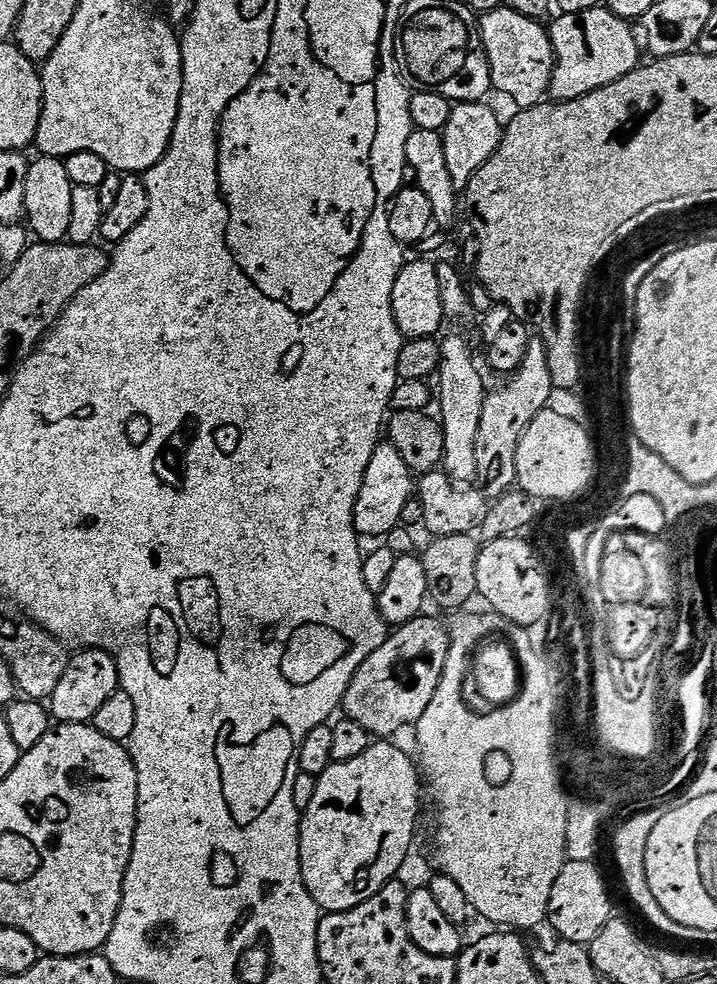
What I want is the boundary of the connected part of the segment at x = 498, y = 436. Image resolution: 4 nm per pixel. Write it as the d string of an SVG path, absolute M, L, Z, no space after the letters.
M534 338L530 342L530 346L526 350L526 358L522 358L522 366L518 366L518 370L511 373L507 380L508 384L494 389L493 392L491 389L485 395L484 405L482 406L482 423L478 426L477 479L481 483L485 482L482 485L482 490L492 500L500 498L515 485L518 442L522 438L524 428L530 426L530 422L534 422L534 418L538 418L538 414L551 405L548 403L552 400L554 389L550 378L550 362L546 358L546 346L543 340Z

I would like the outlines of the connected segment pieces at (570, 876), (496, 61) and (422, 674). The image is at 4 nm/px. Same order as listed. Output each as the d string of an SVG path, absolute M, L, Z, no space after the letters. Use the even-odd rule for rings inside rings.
M568 860L564 868L558 874L558 882L554 882L554 894L550 894L550 906L548 907L547 923L552 924L552 928L557 932L561 941L568 941L574 944L591 945L594 938L606 926L606 922L613 919L612 900L608 897L608 888L604 885L604 876L596 869L597 865L591 860L578 862L577 860Z
M499 7L478 20L484 53L490 66L492 87L509 96L517 109L533 108L549 95L556 55L549 29L539 19L518 14L513 8Z
M421 614L415 616L410 622L399 625L389 635L386 642L382 642L382 646L378 646L378 650L374 650L374 654L370 654L370 658L366 658L366 662L362 662L362 666L358 666L358 674L354 674L354 678L350 682L350 686L344 695L344 702L342 705L342 712L347 719L358 722L358 726L362 726L362 730L369 732L373 738L392 738L395 732L400 732L403 728L411 729L418 722L418 718L422 718L422 713L426 710L426 706L430 706L430 698L432 692L438 690L438 682L442 678L442 670L446 666L446 656L450 650L451 642L448 640L448 630L443 623L439 624L434 617L429 614Z

